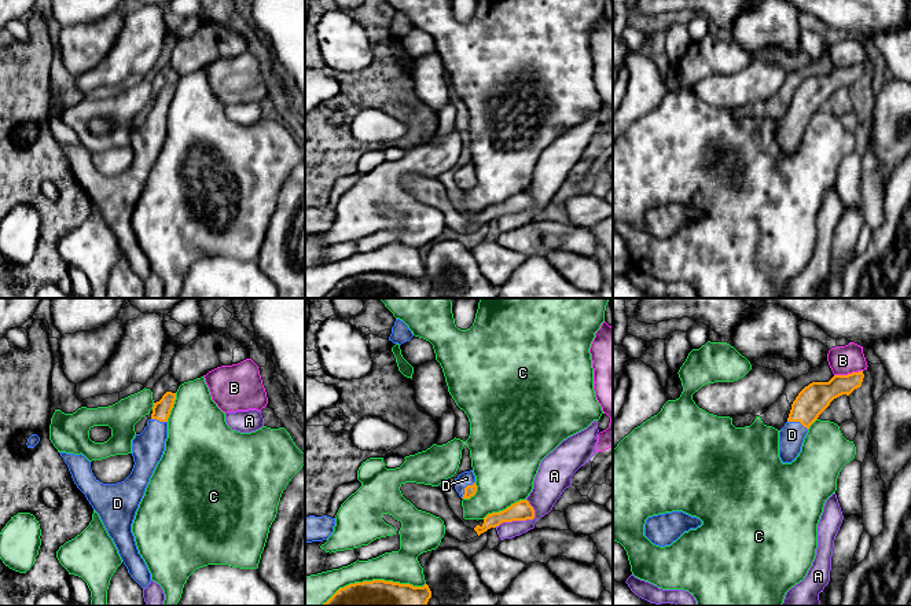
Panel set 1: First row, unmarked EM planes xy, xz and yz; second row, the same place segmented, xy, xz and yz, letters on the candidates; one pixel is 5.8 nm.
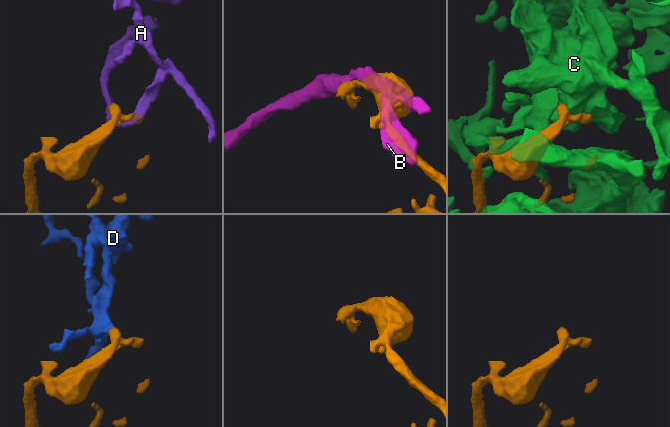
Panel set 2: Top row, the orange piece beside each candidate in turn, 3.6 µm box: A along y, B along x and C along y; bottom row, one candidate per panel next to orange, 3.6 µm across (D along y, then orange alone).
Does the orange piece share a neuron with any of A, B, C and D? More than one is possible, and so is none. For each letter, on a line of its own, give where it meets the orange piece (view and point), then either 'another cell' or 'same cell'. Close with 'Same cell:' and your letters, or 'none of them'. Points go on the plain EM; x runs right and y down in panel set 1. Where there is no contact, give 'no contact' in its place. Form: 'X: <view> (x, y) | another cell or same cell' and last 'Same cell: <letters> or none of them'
A: xz (517, 212) | another cell
B: yz (848, 66) | another cell
C: xz (503, 202) | another cell
D: xz (465, 180) | same cell
Same cell: D

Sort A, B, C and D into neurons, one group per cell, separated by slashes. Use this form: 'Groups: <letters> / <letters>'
Groups: A / B / C / D

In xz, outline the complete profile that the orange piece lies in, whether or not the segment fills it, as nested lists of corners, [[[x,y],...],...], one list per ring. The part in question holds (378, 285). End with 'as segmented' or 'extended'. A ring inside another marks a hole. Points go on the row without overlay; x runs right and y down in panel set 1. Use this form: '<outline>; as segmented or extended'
[[[385,272],[349,276],[322,298],[426,298],[431,290],[427,276],[414,279]]]; as segmented

